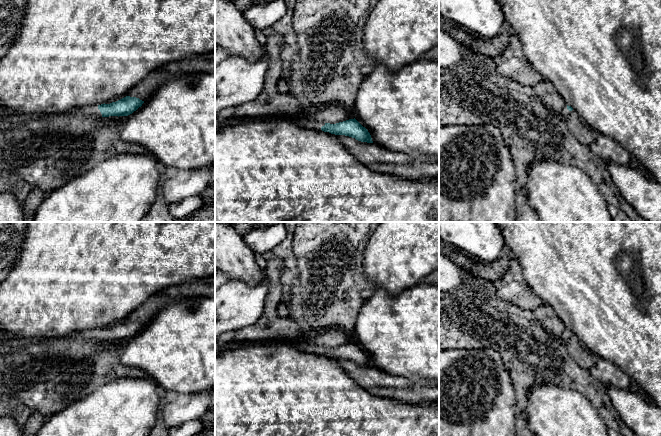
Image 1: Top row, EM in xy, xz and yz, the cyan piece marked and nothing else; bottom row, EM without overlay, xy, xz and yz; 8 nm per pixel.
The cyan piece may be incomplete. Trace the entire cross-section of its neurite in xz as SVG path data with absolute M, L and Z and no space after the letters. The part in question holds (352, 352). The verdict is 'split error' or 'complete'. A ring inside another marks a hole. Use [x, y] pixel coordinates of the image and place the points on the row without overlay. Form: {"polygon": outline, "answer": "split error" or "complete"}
{"polygon": "M279 340L269 342L277 342L277 343L288 342L298 350L313 352L316 354L322 354L324 356L329 356L335 359L349 360L361 366L373 367L371 359L368 356L368 354L365 351L363 351L355 342L339 346L336 348L322 347L294 340Z", "answer": "split error"}

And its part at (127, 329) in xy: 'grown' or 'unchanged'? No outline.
grown

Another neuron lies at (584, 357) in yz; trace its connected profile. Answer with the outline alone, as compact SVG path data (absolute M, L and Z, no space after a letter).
M574 333L565 344L571 358L576 361L582 369L589 370L599 360L599 357L587 349Z

